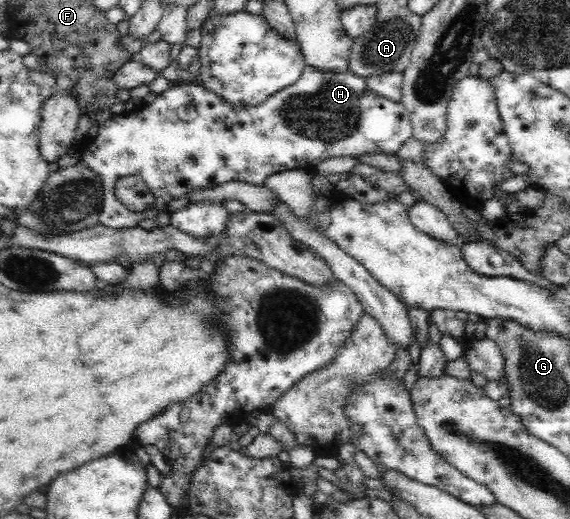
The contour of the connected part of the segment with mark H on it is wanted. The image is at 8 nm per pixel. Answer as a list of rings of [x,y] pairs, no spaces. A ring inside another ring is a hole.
[[[306,65],[300,78],[294,84],[286,86],[282,90],[272,94],[266,98],[264,102],[256,104],[256,106],[238,106],[235,108],[231,102],[223,100],[217,94],[208,90],[204,85],[182,84],[175,87],[168,88],[161,92],[152,102],[140,104],[136,109],[125,112],[121,115],[115,115],[113,119],[103,122],[99,125],[97,134],[94,138],[90,138],[82,148],[81,162],[89,166],[103,182],[103,205],[100,214],[100,225],[112,229],[126,229],[137,227],[139,223],[146,219],[158,219],[162,211],[166,209],[166,204],[169,200],[180,198],[184,194],[189,193],[190,190],[206,189],[208,186],[218,186],[230,180],[245,182],[251,185],[262,186],[265,180],[273,174],[285,170],[309,170],[315,169],[324,160],[330,160],[337,156],[348,156],[350,158],[358,158],[364,155],[371,155],[372,153],[384,153],[385,155],[396,154],[402,144],[408,142],[413,137],[413,130],[411,127],[410,115],[406,107],[400,102],[394,102],[390,98],[382,97],[372,92],[366,84],[365,79],[360,78],[358,75],[347,72],[321,72],[311,65]],[[129,175],[137,175],[143,178],[147,188],[153,194],[154,203],[150,209],[143,211],[129,212],[122,207],[121,202],[116,198],[114,186],[119,178]]]

